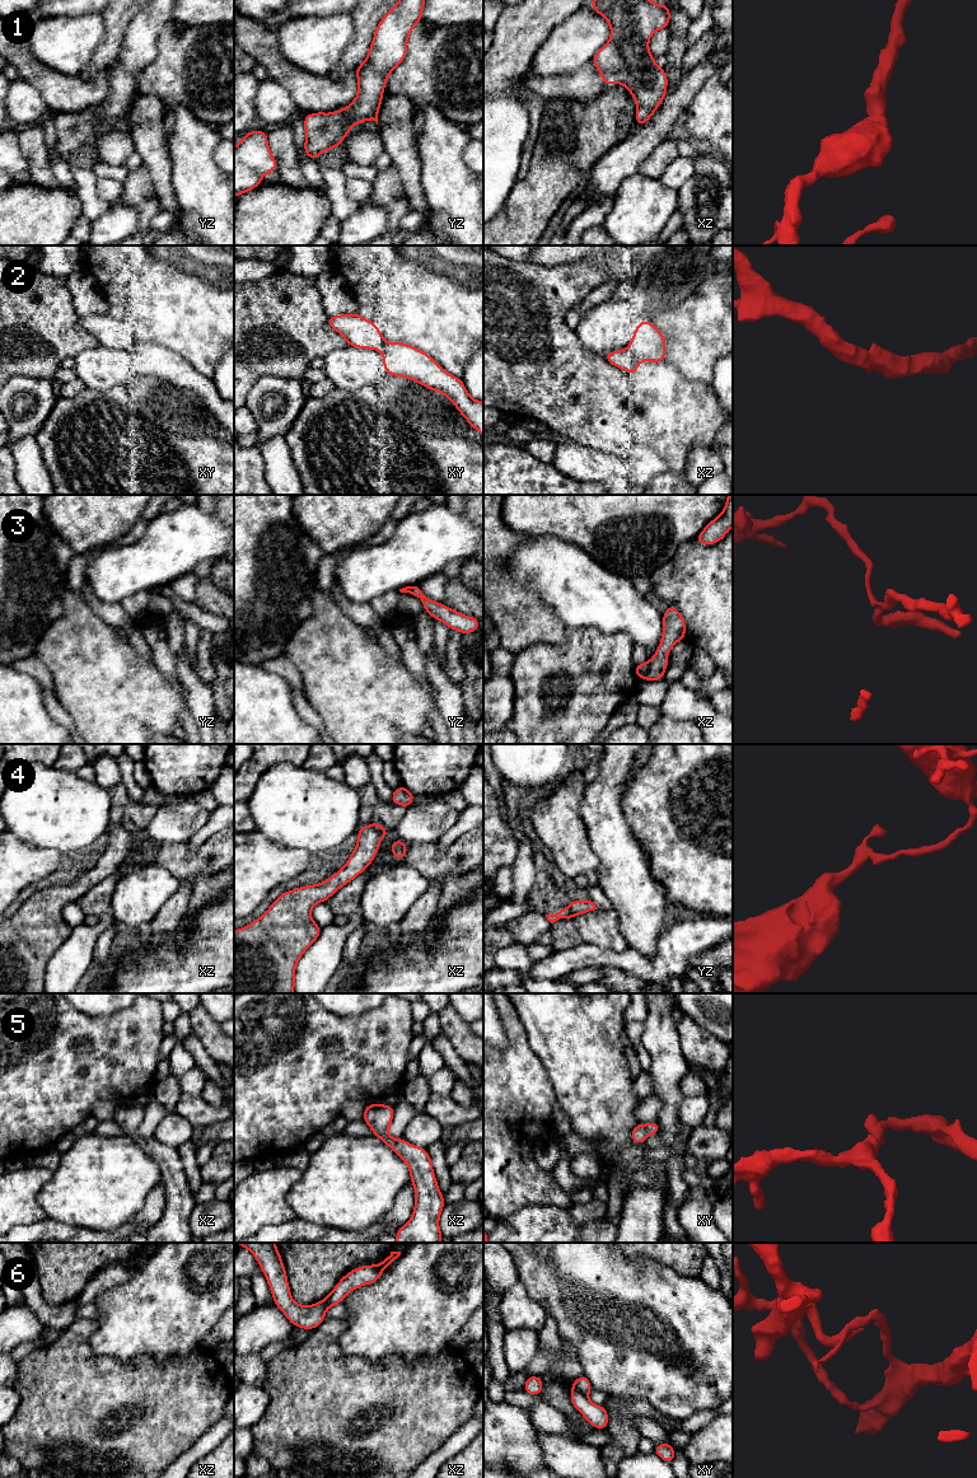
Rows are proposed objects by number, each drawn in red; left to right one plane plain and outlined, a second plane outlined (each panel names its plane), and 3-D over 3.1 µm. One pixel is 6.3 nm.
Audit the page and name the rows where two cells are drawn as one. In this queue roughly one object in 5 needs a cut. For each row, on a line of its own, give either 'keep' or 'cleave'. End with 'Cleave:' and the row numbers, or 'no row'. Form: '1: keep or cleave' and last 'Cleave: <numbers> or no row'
1: keep
2: keep
3: cleave
4: cleave
5: keep
6: keep
Cleave: 3, 4

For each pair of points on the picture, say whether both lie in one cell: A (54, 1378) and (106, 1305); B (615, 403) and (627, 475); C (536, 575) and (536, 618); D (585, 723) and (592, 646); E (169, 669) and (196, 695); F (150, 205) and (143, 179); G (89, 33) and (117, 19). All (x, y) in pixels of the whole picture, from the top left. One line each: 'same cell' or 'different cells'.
A: different cells
B: different cells
C: different cells
D: same cell
E: different cells
F: same cell
G: different cells

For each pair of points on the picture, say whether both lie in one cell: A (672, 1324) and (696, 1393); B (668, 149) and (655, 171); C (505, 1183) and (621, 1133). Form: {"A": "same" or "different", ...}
{"A": "same", "B": "same", "C": "different"}

